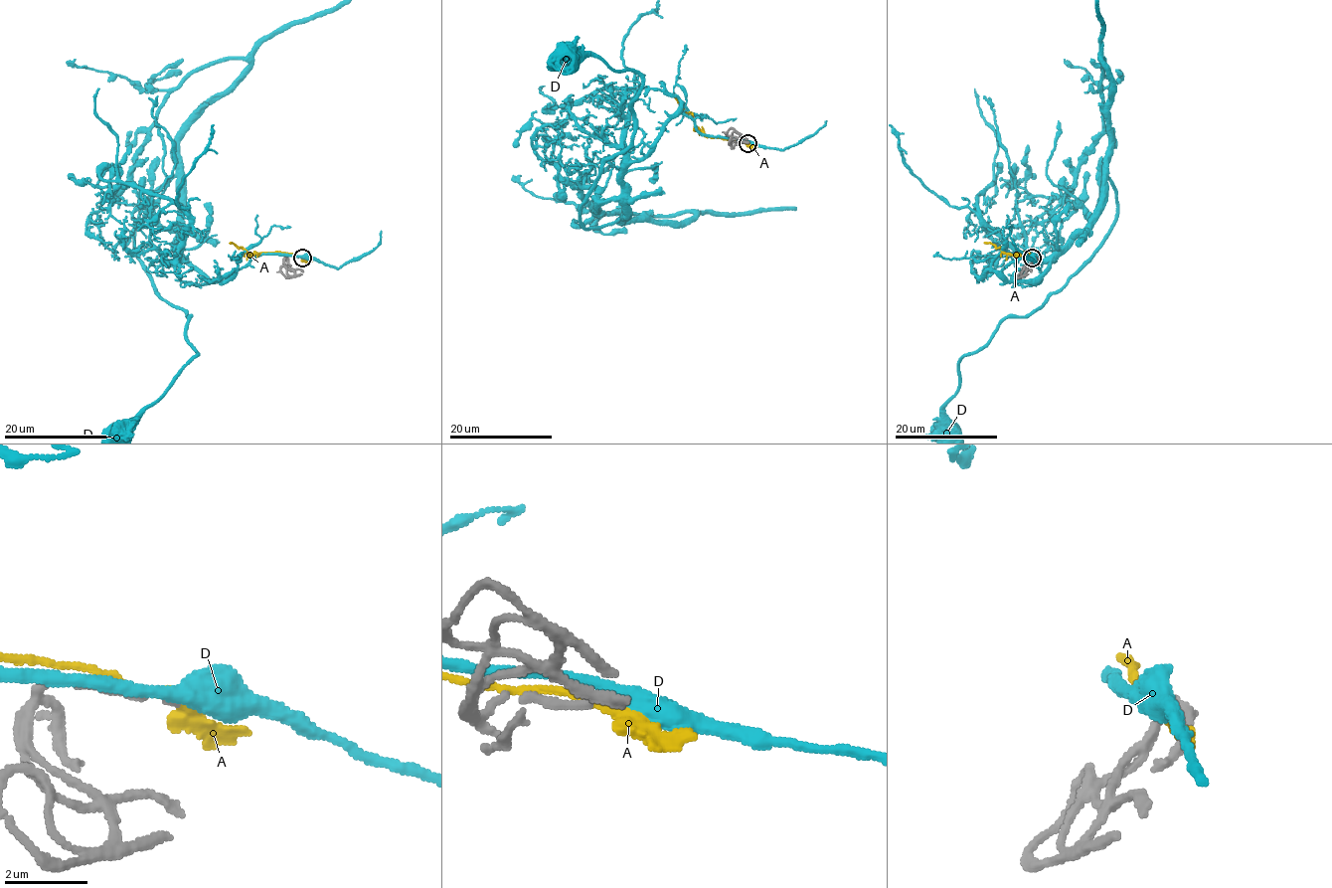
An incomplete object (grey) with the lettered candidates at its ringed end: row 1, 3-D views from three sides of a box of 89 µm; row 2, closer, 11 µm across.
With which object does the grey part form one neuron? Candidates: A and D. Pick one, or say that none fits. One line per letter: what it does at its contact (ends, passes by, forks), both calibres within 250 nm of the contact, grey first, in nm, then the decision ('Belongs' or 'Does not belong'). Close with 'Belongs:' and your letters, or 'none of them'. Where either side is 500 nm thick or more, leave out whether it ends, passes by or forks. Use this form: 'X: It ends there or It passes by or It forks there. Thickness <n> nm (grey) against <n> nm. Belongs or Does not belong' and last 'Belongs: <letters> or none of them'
A: It passes by. Thickness 240 nm (grey) against 240 nm. Does not belong
D: It passes by. Thickness 100 nm (grey) against 440 nm. Does not belong
Belongs: none of them

